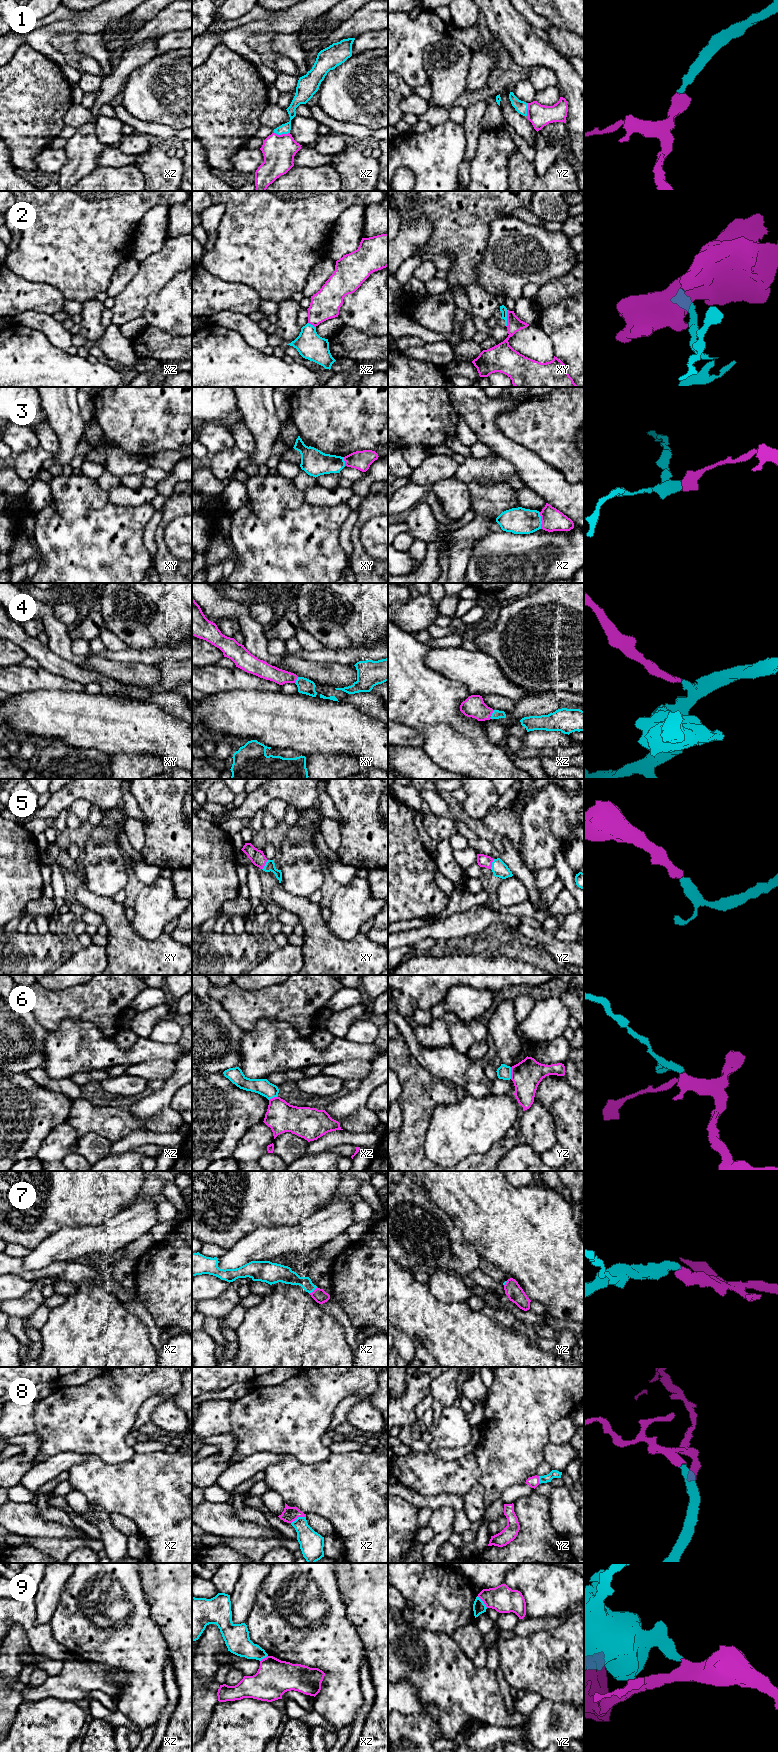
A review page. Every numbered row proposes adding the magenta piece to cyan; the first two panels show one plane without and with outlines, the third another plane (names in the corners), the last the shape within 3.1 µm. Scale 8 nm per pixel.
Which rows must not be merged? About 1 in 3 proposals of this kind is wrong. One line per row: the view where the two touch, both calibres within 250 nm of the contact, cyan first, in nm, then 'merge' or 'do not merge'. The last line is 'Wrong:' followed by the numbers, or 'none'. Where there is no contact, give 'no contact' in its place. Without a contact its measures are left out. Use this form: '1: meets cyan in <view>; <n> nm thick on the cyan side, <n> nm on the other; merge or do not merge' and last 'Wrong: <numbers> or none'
1: meets cyan in xz; 80 nm thick on the cyan side, 260 nm on the other; merge
2: meets cyan in xy; 60 nm thick on the cyan side, 120 nm on the other; do not merge
3: meets cyan in xz; 220 nm thick on the cyan side, 180 nm on the other; do not merge
4: meets cyan in xy; 130 nm thick on the cyan side, 120 nm on the other; merge
5: meets cyan in yz; 120 nm thick on the cyan side, 100 nm on the other; merge
6: meets cyan in yz; 110 nm thick on the cyan side, 240 nm on the other; do not merge
7: meets cyan in xz; 120 nm thick on the cyan side, 110 nm on the other; merge
8: meets cyan in xz; 190 nm thick on the cyan side, 120 nm on the other; merge
9: meets cyan in yz; 100 nm thick on the cyan side, 220 nm on the other; do not merge
Wrong: 2, 3, 6, 9

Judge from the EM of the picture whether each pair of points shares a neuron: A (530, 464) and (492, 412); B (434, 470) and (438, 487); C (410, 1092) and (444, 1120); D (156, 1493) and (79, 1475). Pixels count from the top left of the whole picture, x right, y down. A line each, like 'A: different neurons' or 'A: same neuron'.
A: same neuron
B: different neurons
C: different neurons
D: same neuron

